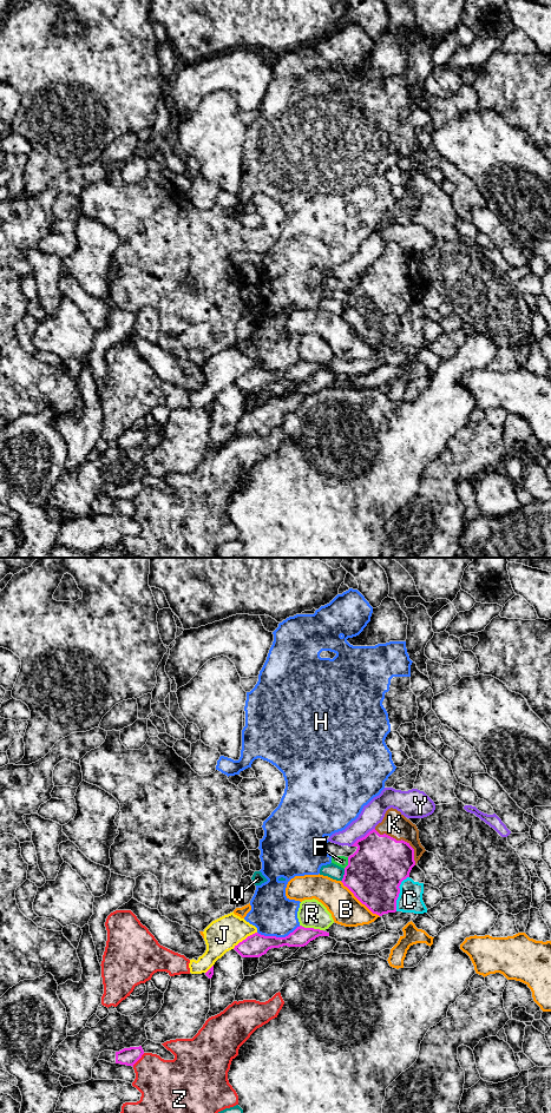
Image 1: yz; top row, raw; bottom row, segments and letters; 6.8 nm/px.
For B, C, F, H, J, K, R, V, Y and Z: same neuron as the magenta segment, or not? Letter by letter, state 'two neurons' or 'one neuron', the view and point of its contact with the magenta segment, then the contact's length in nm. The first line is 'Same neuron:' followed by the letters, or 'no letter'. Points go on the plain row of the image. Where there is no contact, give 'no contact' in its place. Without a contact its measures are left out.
Same neuron: K
B: two neurons | yz (360, 335) | 360 nm
C: two neurons | yz (399, 327) | 260 nm
F: two neurons | yz (348, 297) | 90 nm
H: two neurons | yz (279, 371) | 300 nm
J: two neurons | yz (246, 373) | 200 nm
K: one neuron | yz (401, 274) | 380 nm
R: two neurons | yz (312, 362) | 170 nm
V: two neurons | yz (343, 309) | 90 nm
Y: two neurons | yz (362, 271) | 200 nm
Z: two neurons | yz (138, 493) | 130 nm

